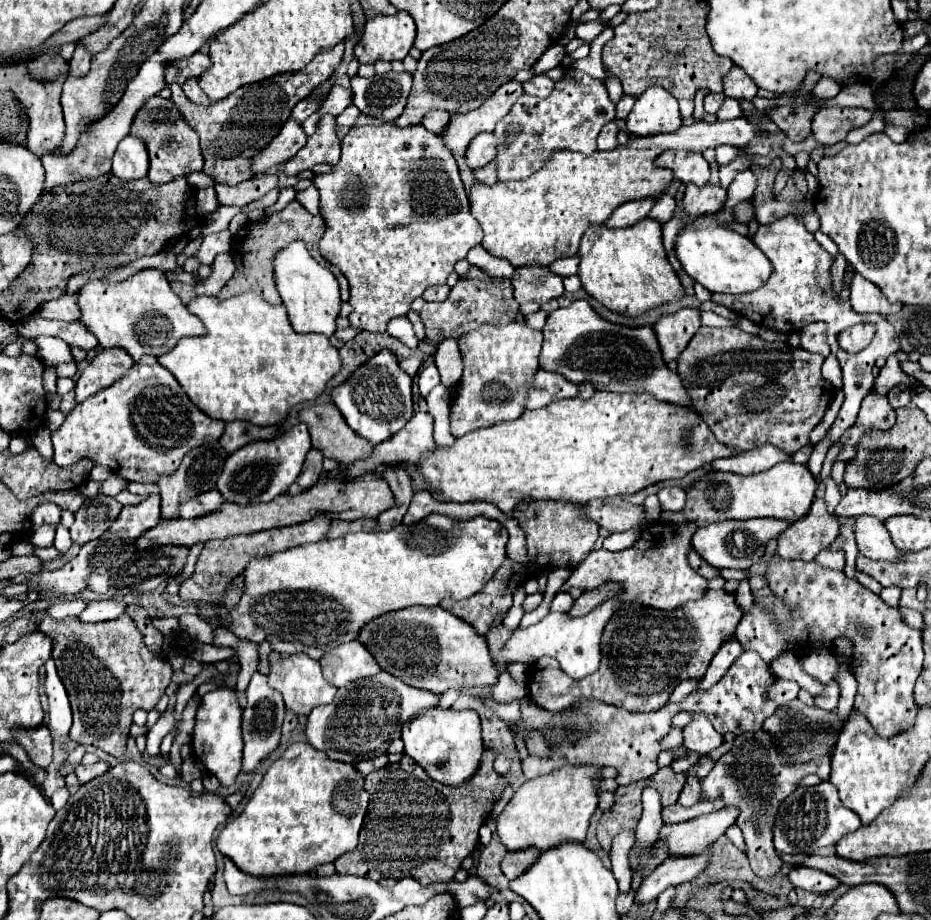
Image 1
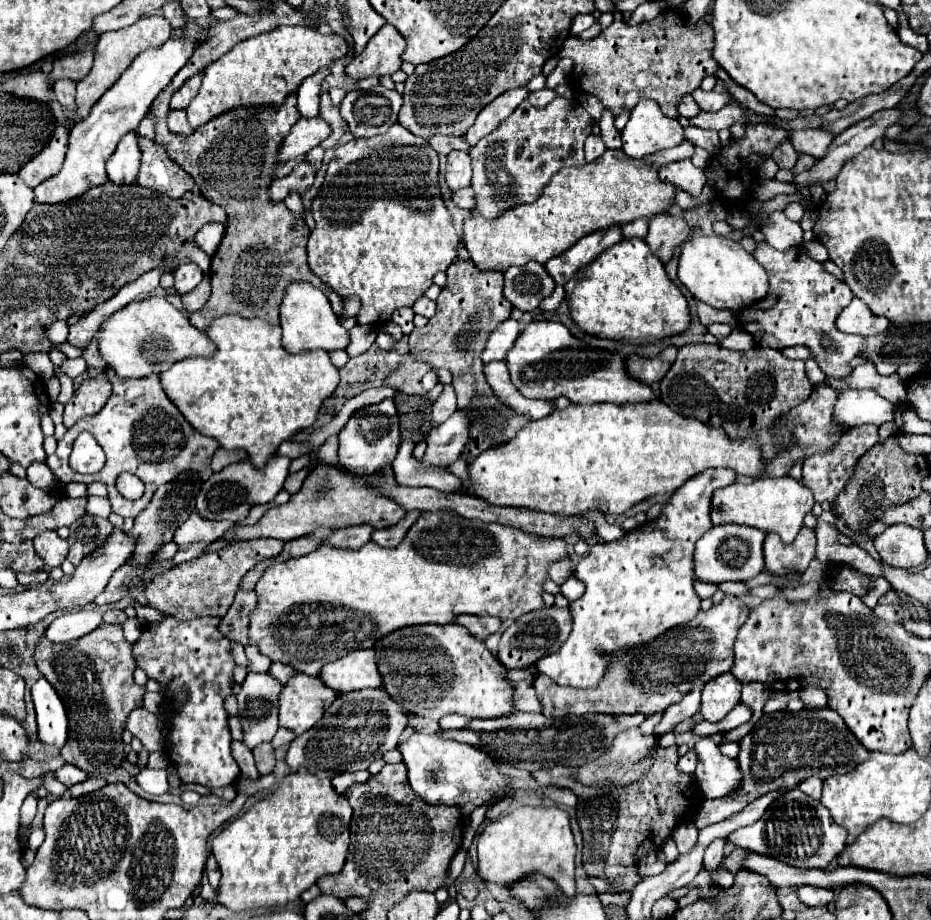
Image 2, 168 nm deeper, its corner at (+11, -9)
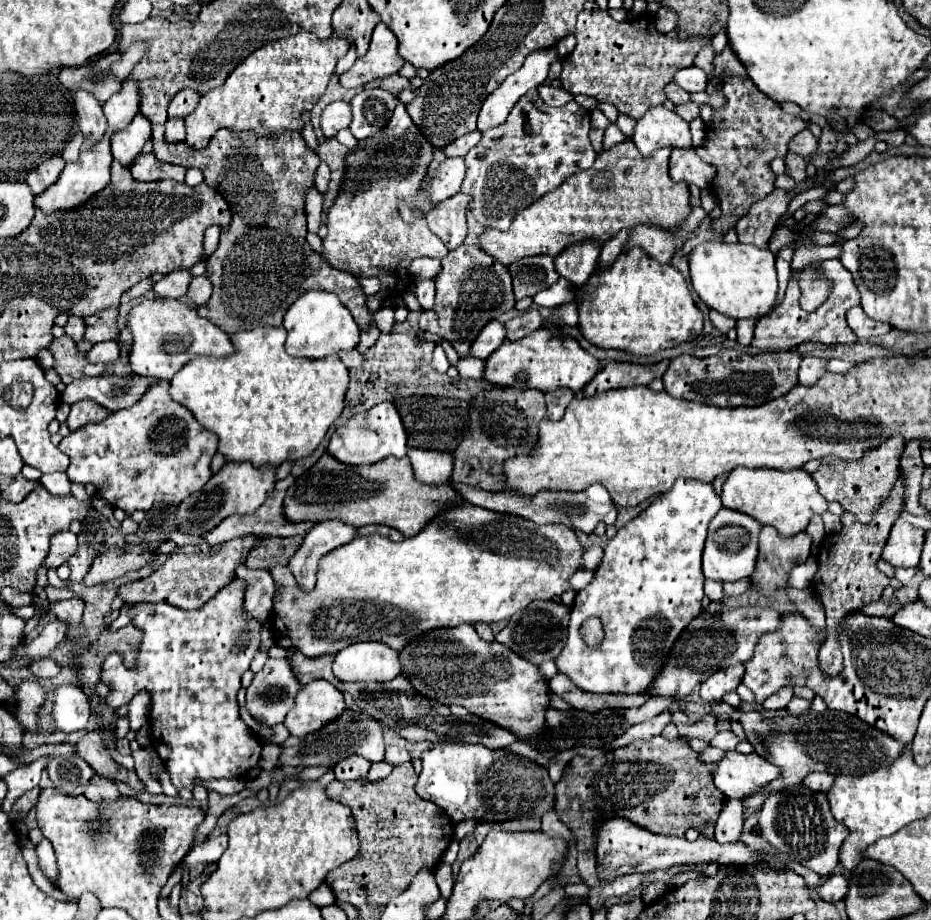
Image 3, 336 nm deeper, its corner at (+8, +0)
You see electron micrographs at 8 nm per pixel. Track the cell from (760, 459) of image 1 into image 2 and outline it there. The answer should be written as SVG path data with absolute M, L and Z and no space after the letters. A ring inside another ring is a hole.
M721 468L705 470L705 472L697 474L695 478L687 480L681 488L677 488L673 492L671 500L663 506L659 518L641 524L639 528L627 532L619 540L595 544L589 550L589 554L575 568L575 576L585 584L585 594L569 604L569 612L573 616L573 630L571 630L567 642L561 646L561 650L541 658L541 662L537 662L535 668L561 686L591 690L591 688L599 686L601 678L607 672L609 658L613 654L617 656L625 650L629 652L633 648L639 648L639 646L659 638L669 628L693 620L699 612L699 602L701 602L693 588L695 542L713 526L713 522L709 518L713 492L717 488L729 486L733 482L735 482L735 472L731 472L731 470L721 470ZM597 648L603 648L605 656L599 656Z

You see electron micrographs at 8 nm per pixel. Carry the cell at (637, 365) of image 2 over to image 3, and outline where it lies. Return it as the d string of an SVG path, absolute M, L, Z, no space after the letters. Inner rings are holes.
M610 361L596 377L596 381L590 381L588 387L584 387L584 395L596 395L608 389L620 389L620 387L632 387L632 385L648 385L652 379L662 377L668 369L668 361L660 361L654 365L634 365L634 363L620 363Z

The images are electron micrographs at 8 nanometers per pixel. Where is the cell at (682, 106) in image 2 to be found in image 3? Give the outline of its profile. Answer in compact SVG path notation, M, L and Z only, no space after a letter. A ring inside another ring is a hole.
M670 83L664 91L666 91L666 97L676 105L682 105L682 103L690 101L690 95L684 89L680 89L680 85L676 85L676 83Z

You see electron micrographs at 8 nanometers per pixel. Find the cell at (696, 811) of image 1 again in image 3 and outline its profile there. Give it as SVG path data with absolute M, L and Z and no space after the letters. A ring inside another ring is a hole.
M736 749L724 751L724 757L714 763L712 779L714 785L728 799L742 799L756 787L770 783L780 775L780 769L770 765L756 753L744 755Z

